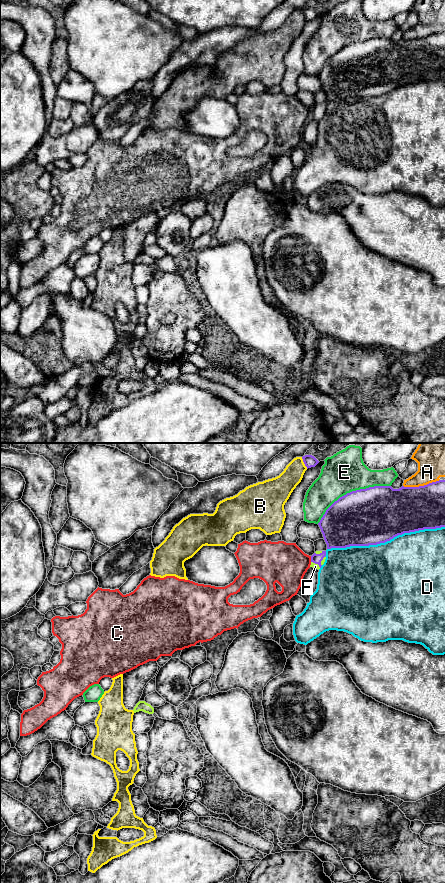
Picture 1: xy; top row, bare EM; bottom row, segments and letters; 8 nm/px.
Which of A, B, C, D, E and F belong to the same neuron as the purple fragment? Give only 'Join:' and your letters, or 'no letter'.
Join: F

